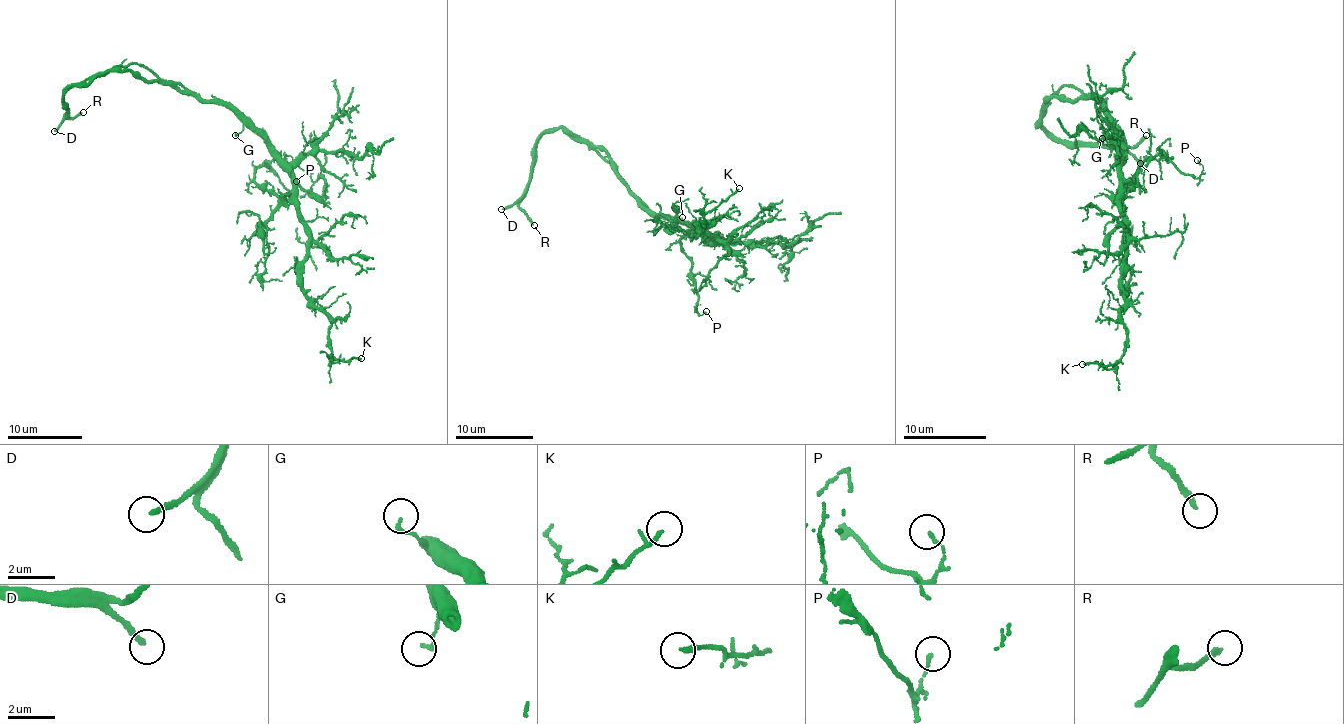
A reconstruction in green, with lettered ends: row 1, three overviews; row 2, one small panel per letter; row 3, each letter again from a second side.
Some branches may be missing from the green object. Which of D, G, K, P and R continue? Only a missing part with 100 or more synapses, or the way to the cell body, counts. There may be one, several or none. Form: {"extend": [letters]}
{"extend": ["D", "R"]}

